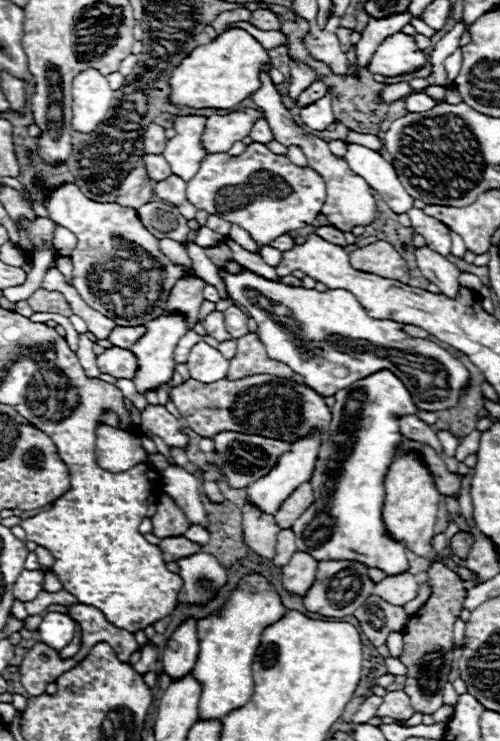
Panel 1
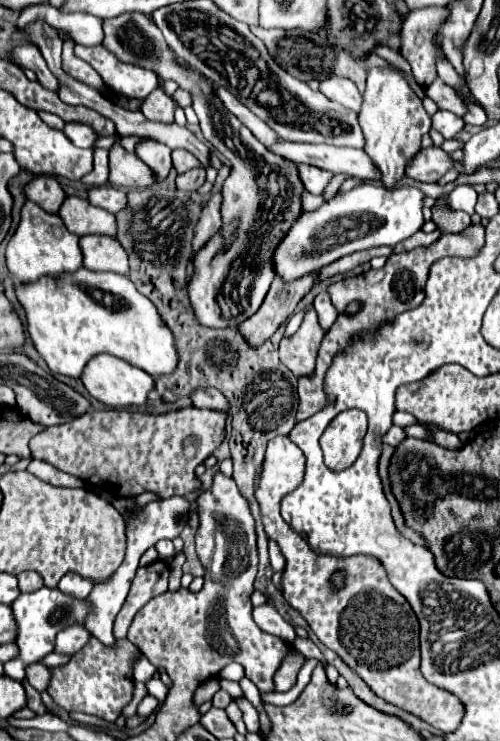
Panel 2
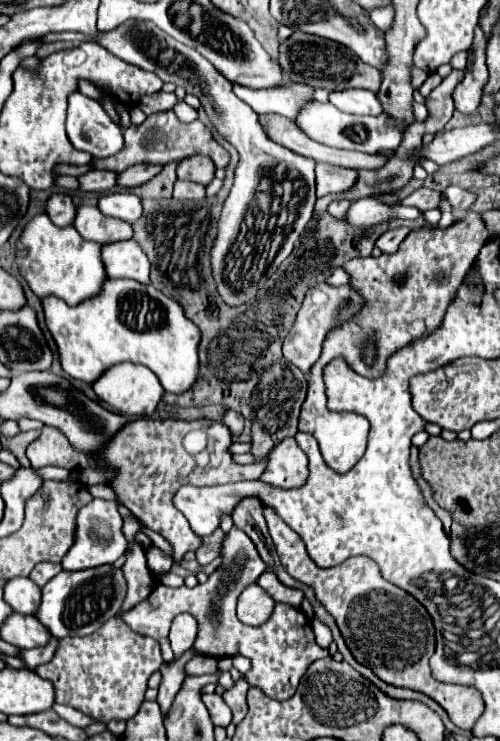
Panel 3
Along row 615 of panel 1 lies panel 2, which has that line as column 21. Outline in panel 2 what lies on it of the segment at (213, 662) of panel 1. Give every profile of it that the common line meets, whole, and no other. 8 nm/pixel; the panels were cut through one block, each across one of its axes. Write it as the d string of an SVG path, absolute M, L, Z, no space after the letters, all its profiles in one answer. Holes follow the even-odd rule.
M28 200L22 208L22 220L6 248L6 262L12 274L12 280L16 284L30 284L40 280L42 276L58 278L60 274L66 274L66 272L72 274L80 270L84 256L78 242L80 238L66 230L58 214L48 214L38 204L32 204Z

